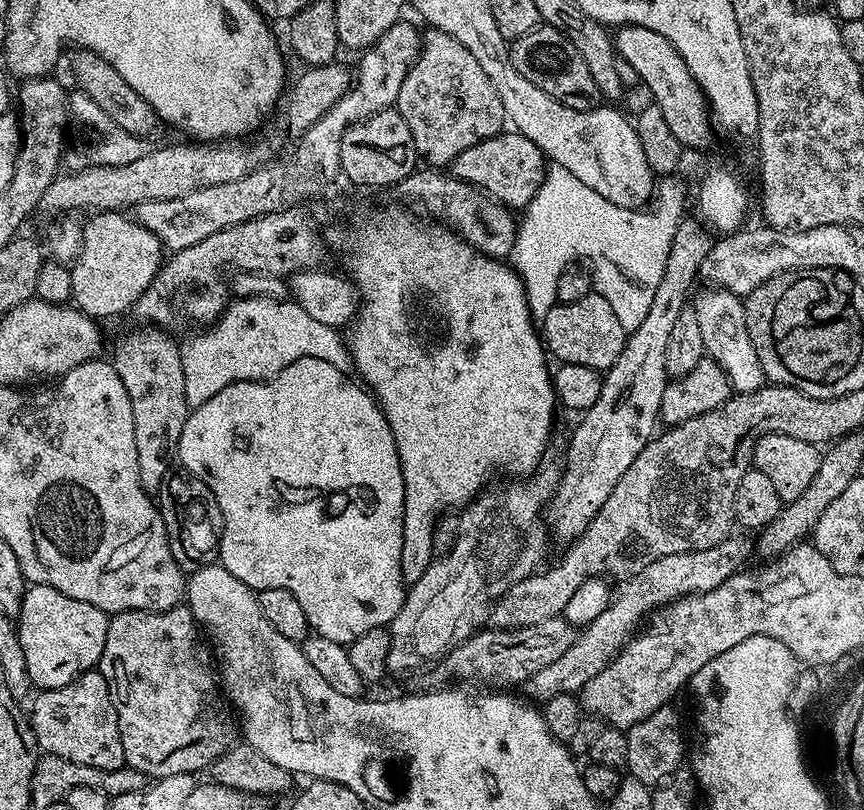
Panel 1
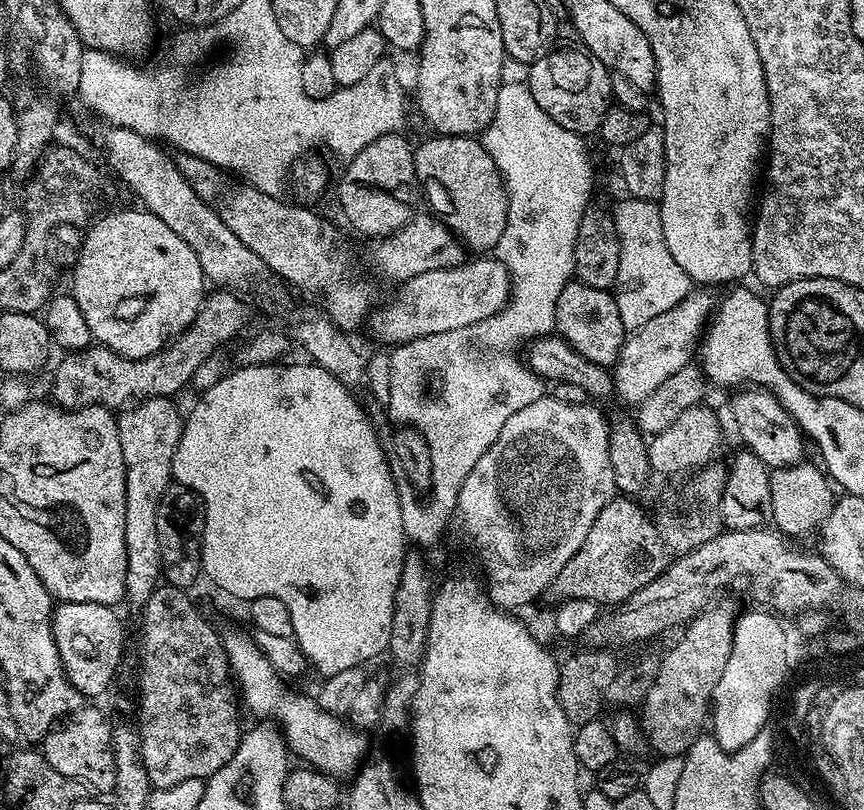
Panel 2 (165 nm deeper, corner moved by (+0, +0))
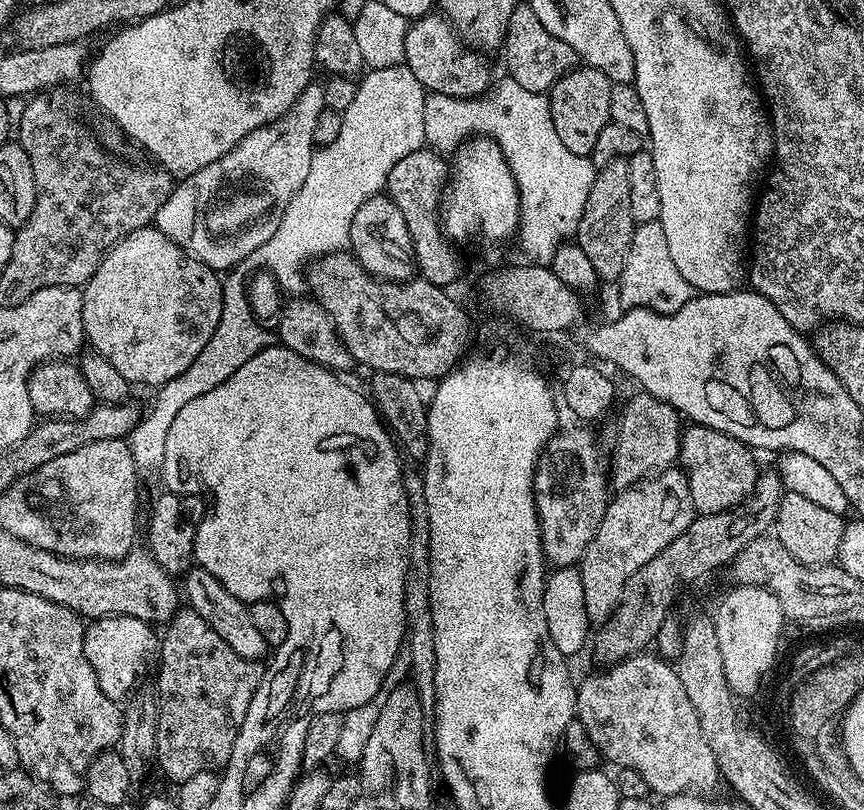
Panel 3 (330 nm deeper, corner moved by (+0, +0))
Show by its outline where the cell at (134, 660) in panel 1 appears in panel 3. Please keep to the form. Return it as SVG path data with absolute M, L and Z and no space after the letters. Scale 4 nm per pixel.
M181 607L172 615L163 632L158 644L160 673L156 676L156 688L154 687L160 705L155 759L158 764L160 760L161 770L173 782L203 772L219 773L228 765L230 750L234 750L234 738L242 718L246 718L246 710L250 710L250 698L254 698L260 681L264 678L264 668L255 660L234 654L234 650L230 650L230 646L226 646L226 642L222 642L222 638L218 638L214 630L210 630L206 618L199 616L193 608Z

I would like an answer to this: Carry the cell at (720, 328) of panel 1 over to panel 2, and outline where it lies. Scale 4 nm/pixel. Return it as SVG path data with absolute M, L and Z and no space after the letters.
M740 390L733 396L736 397L732 400L732 416L736 419L736 428L744 439L743 447L747 451L753 452L769 469L785 468L805 459L806 437L796 424L796 419L780 405L780 399L771 391Z

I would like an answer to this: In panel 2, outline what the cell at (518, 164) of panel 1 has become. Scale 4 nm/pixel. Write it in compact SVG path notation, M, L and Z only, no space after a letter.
M429 135L429 140L424 140L415 145L416 154L416 179L422 189L422 196L428 199L428 204L438 219L447 228L452 229L457 237L473 253L488 254L493 251L502 238L502 230L506 230L506 214L508 213L508 192L504 189L504 177L496 169L494 158L484 149L479 139L471 136L442 136Z

